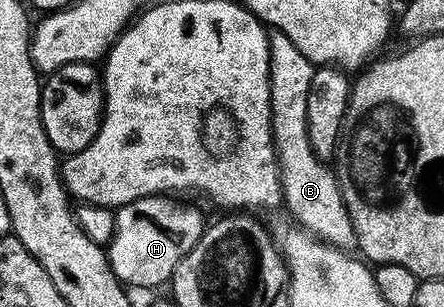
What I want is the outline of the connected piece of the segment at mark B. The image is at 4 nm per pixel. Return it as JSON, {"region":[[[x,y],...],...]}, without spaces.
{"region":[[[271,30],[270,37],[270,116],[274,122],[274,149],[278,153],[278,176],[282,179],[282,202],[285,210],[290,210],[294,214],[293,222],[301,227],[303,231],[310,232],[315,239],[322,240],[323,243],[330,243],[333,247],[350,249],[355,246],[354,230],[352,229],[352,221],[348,217],[348,209],[344,205],[344,197],[338,188],[338,176],[333,170],[330,171],[323,160],[316,157],[316,153],[312,149],[312,141],[308,141],[308,89],[312,89],[312,73],[315,69],[315,64],[308,61],[308,57],[304,57],[304,53],[300,53],[300,49],[296,49],[296,45],[292,45],[292,41],[288,41],[288,37],[284,37],[284,33]]]}

